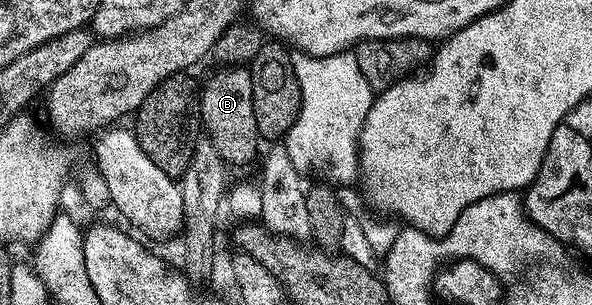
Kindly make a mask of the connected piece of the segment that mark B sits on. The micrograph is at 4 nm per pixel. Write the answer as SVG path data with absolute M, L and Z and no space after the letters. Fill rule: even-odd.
M226 67L217 70L199 92L201 122L208 143L222 157L226 165L249 164L257 156L259 133L255 122L253 83L248 67Z

